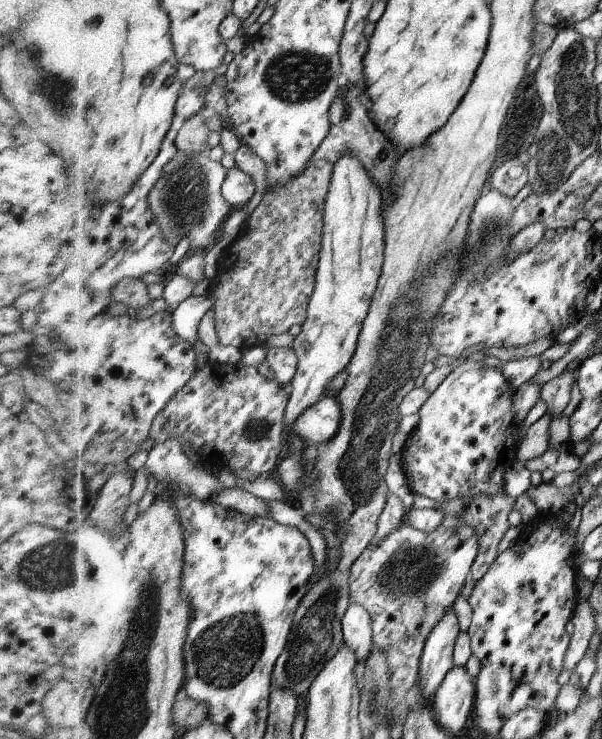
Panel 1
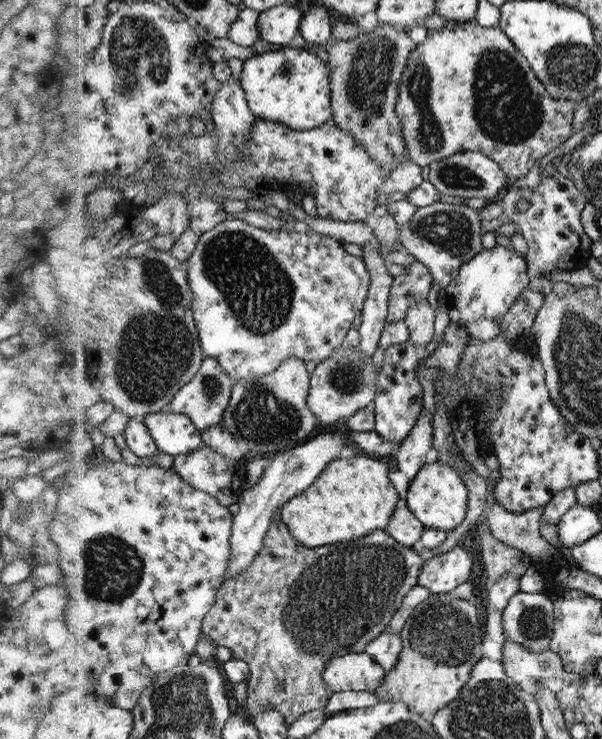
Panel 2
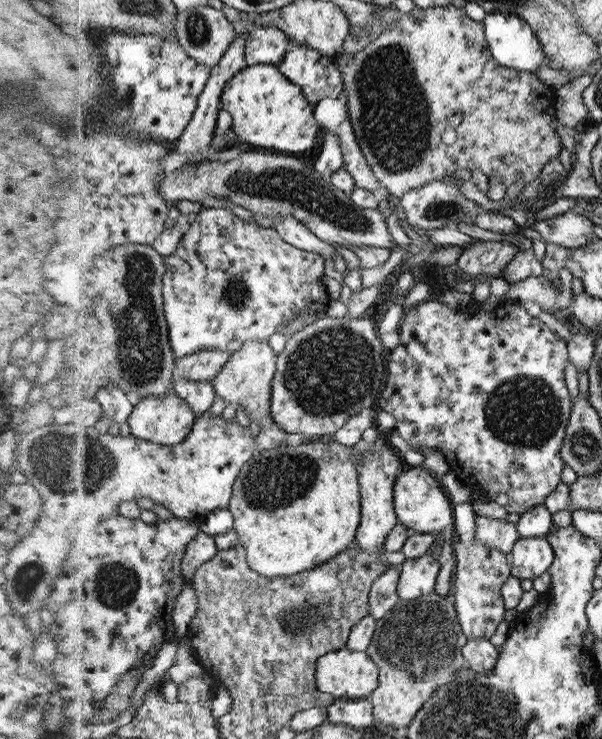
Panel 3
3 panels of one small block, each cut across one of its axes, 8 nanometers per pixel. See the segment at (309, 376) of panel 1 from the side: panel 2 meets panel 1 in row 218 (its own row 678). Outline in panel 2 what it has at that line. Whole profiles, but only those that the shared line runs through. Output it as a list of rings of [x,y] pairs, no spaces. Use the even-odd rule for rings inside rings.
[[[365,652],[351,653],[330,660],[323,681],[333,692],[373,691],[381,686],[387,672]]]

